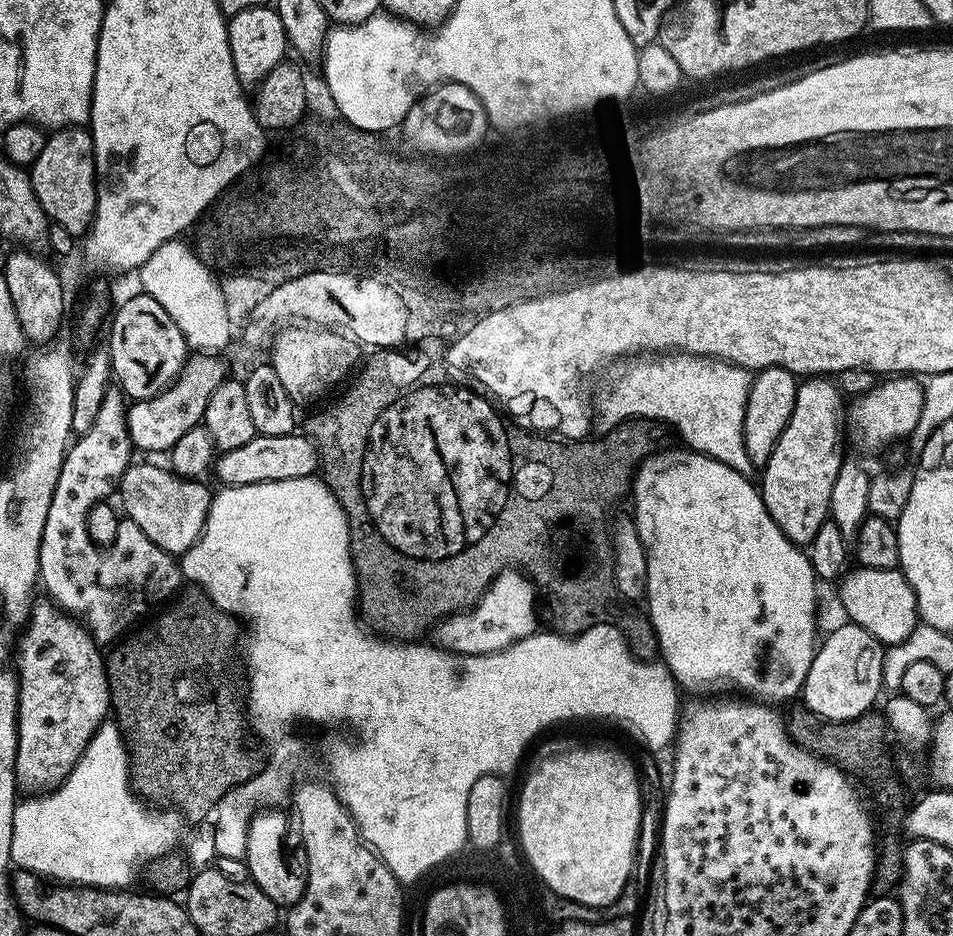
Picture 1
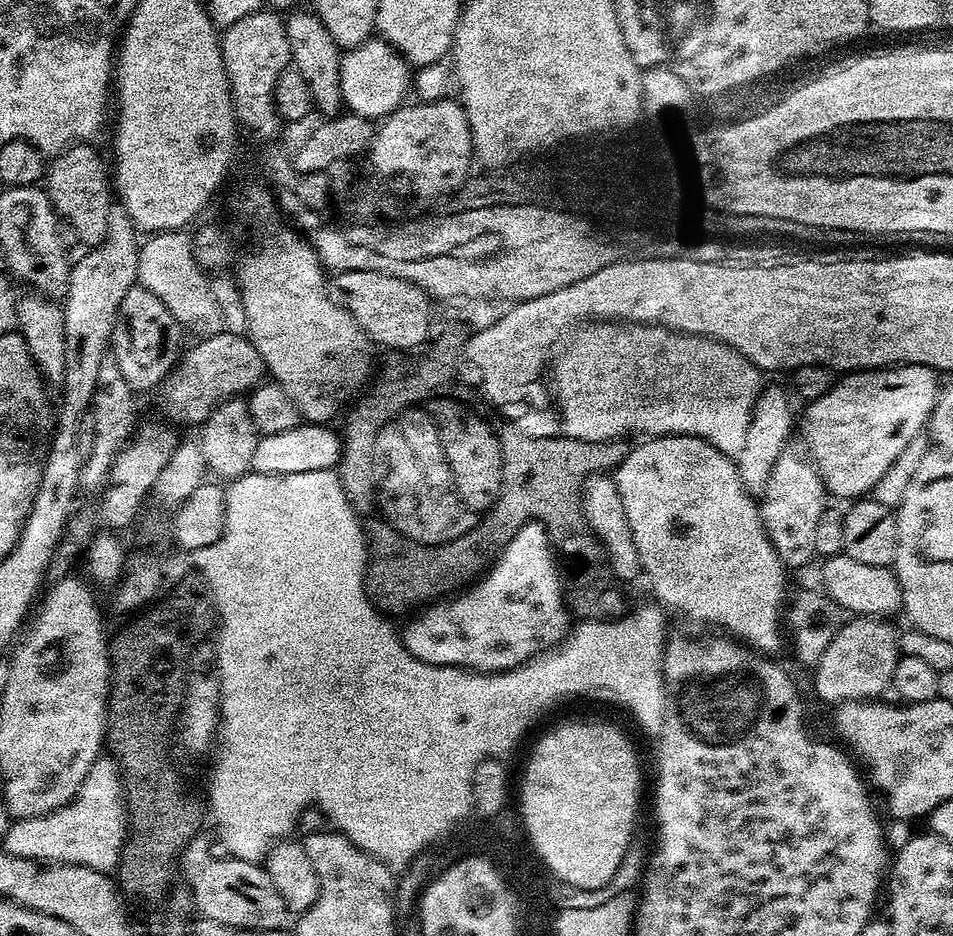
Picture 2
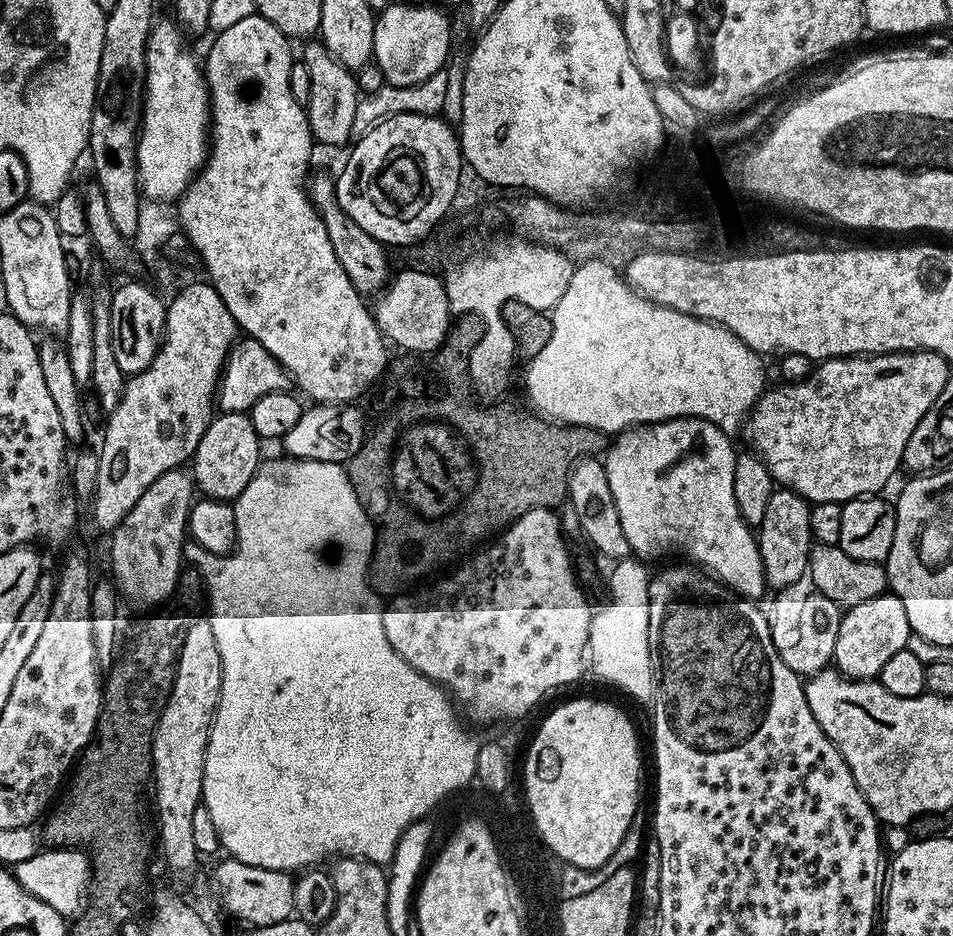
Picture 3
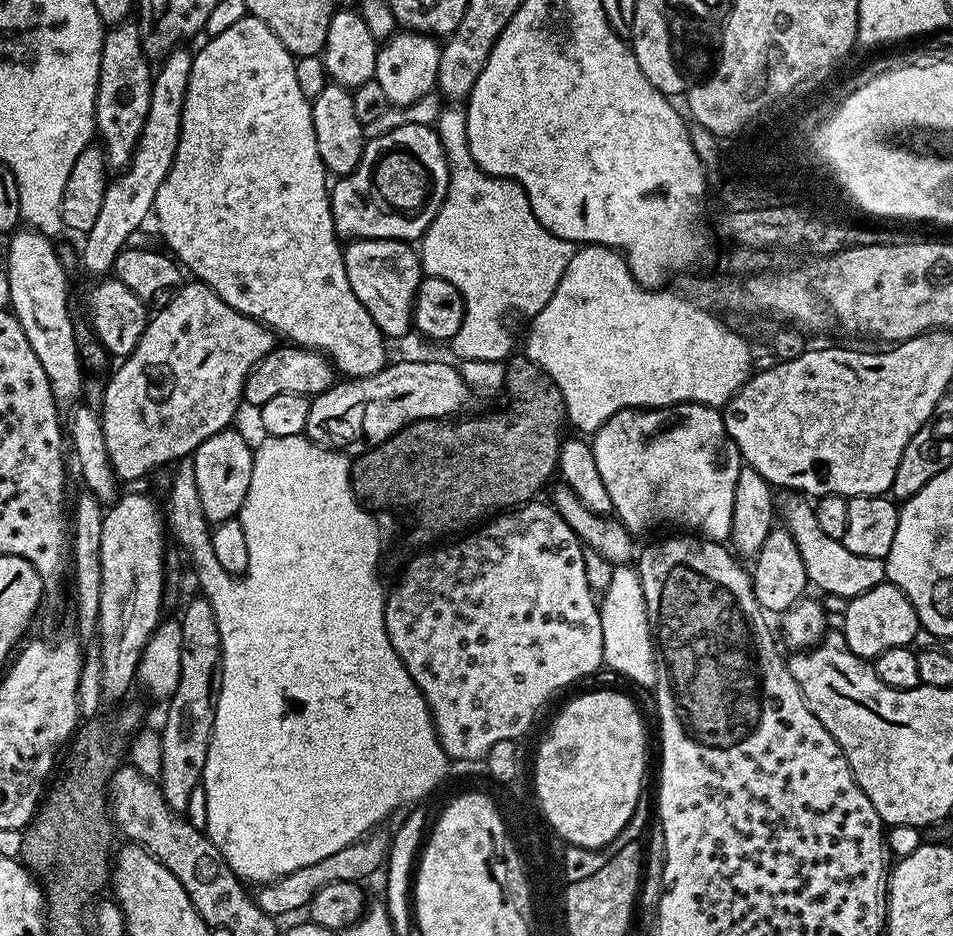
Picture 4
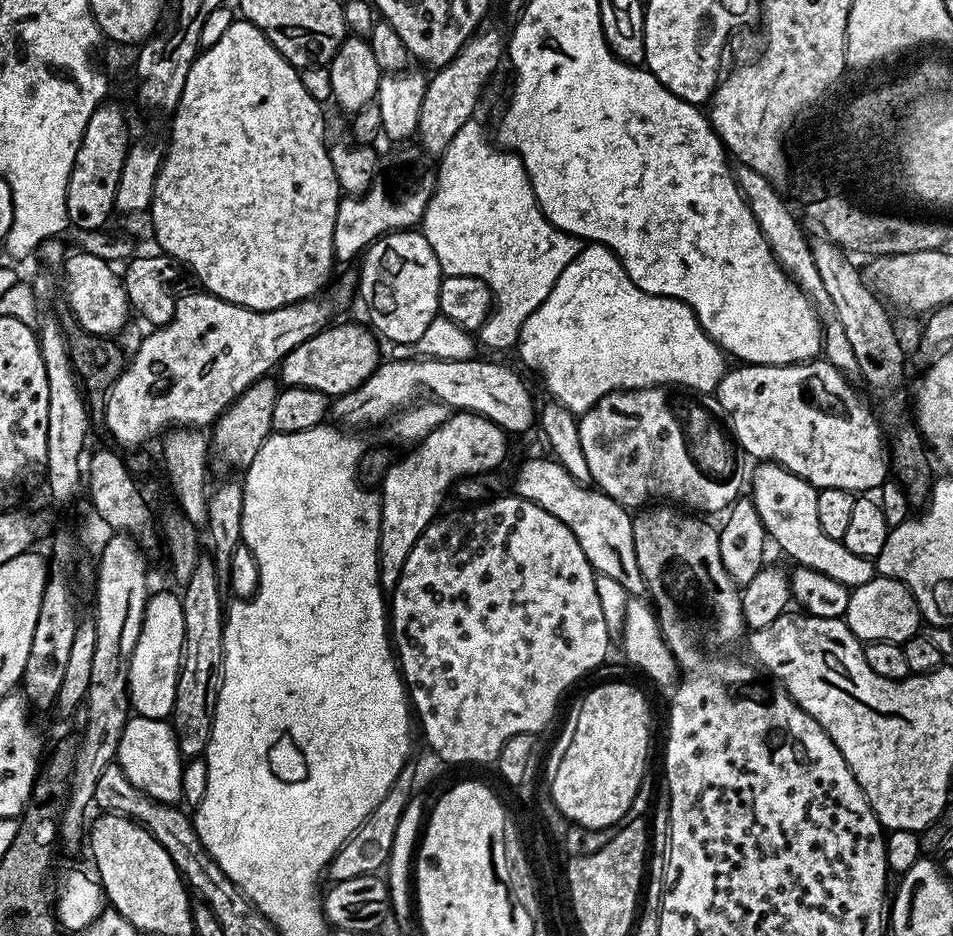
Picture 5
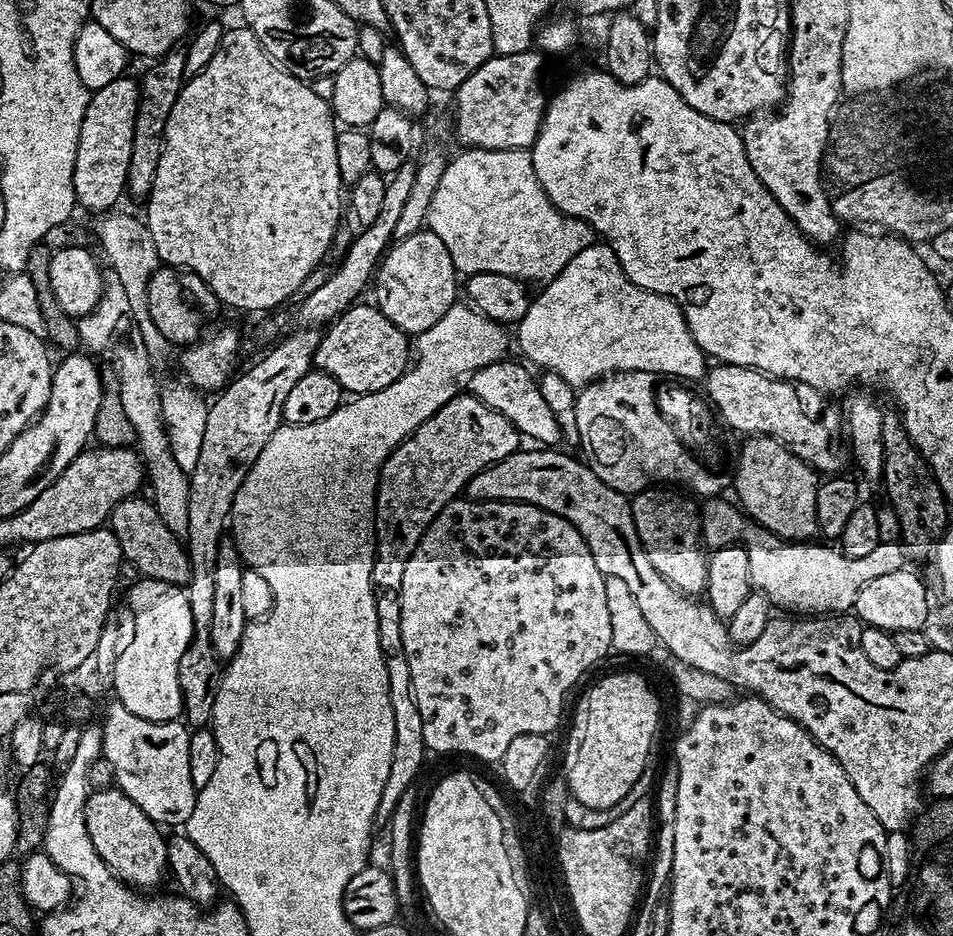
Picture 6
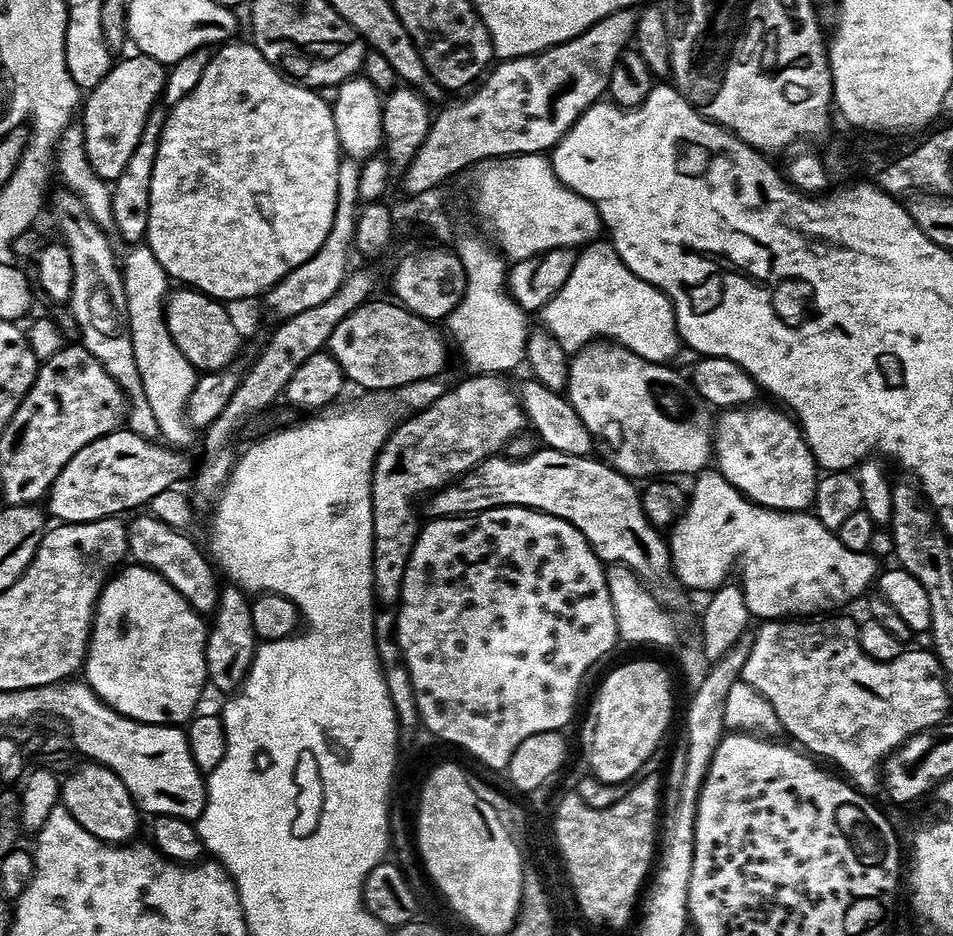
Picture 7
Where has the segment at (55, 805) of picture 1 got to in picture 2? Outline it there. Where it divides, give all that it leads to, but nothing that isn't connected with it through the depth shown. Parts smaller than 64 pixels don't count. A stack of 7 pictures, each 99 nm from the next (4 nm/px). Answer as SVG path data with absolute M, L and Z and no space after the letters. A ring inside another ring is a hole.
M99 758L93 763L76 798L63 808L44 816L16 820L9 827L6 850L10 854L31 860L53 864L81 864L99 872L111 873L113 861L124 849L125 812L119 767L112 758ZM108 824L112 824L113 832L108 832ZM108 860L112 860L112 864Z

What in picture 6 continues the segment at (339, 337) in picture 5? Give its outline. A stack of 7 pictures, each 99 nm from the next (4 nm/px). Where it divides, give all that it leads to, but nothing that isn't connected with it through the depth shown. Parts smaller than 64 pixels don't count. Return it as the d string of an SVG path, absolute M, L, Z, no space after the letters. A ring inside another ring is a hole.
M364 303L353 304L340 317L327 325L326 331L320 337L320 344L316 348L314 361L315 367L330 374L330 378L334 378L334 382L338 382L345 393L352 392L348 394L356 396L386 390L386 386L390 386L390 382L397 380L410 363L409 333L394 326L394 322L390 322L390 318L386 318L386 314L382 314L379 308L371 303L368 303L369 305Z

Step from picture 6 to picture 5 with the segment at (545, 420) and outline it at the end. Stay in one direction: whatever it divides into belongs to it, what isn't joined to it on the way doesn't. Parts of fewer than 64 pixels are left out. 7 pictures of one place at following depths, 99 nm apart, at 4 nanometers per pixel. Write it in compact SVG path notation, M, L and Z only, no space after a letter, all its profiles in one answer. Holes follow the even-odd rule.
M411 358L412 360L392 360L381 363L380 367L354 390L335 397L330 404L330 416L337 425L348 430L368 428L371 424L383 425L385 421L396 415L402 408L419 401L421 398L431 398L445 404L449 410L473 412L490 418L498 427L509 434L524 432L528 427L535 425L538 420L538 404L532 401L532 392L524 385L524 380L512 368L499 364L496 360L433 360L431 358Z

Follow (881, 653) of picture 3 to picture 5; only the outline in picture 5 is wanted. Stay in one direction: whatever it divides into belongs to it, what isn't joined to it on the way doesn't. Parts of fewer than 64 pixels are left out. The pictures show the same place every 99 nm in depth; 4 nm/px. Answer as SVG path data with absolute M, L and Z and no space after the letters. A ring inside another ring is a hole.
M875 575L870 582L851 589L848 605L843 614L850 630L861 642L894 642L903 644L921 631L922 617L920 607L912 597L912 592L902 582L889 576Z

